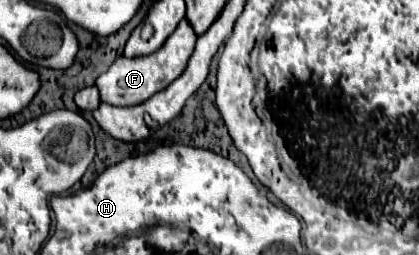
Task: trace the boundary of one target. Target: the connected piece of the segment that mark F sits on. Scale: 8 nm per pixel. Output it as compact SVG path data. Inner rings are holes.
M183 18L175 28L175 32L163 42L163 48L159 48L159 52L153 52L151 56L141 56L141 58L119 56L111 64L111 68L105 74L101 74L95 82L95 86L101 92L101 102L115 104L115 106L131 106L131 104L145 102L155 92L169 86L185 70L187 60L195 48L195 40L197 40L195 30L191 28L189 20Z

